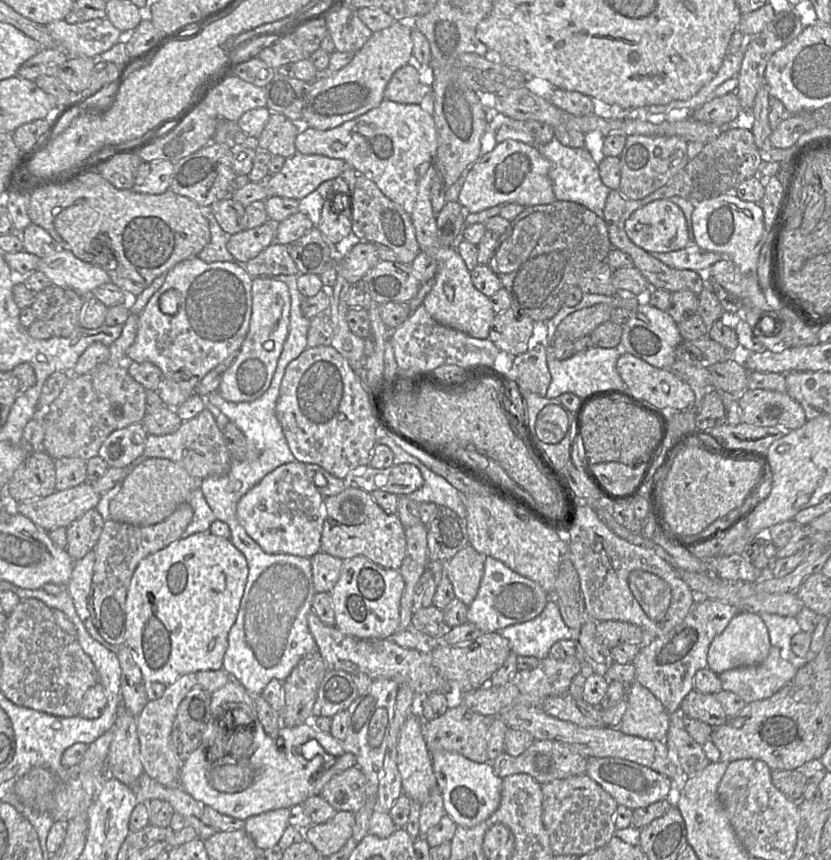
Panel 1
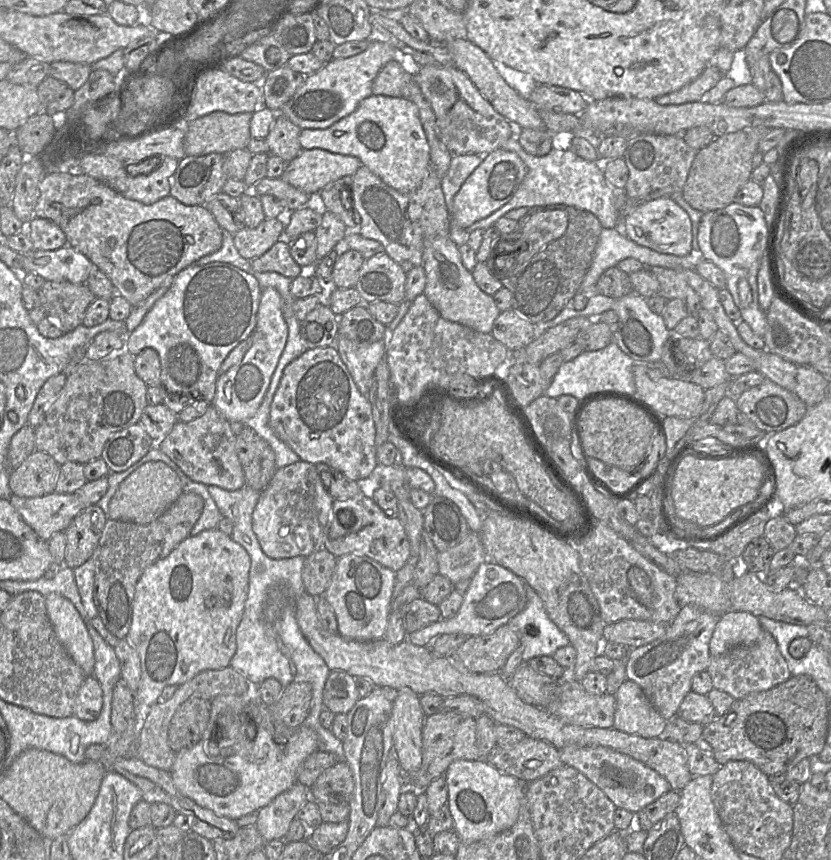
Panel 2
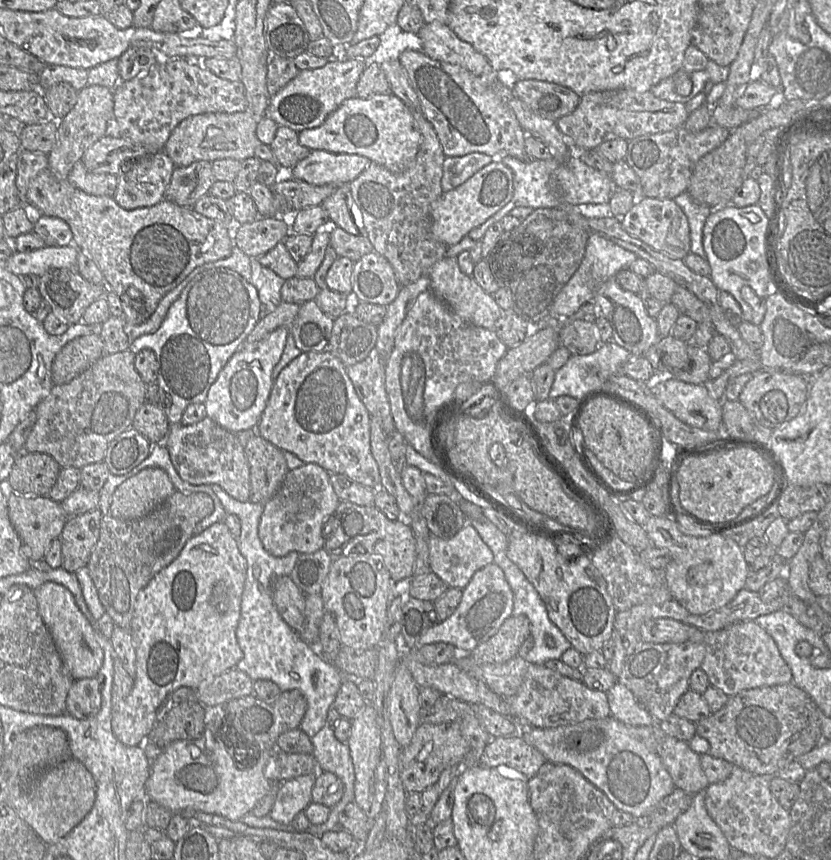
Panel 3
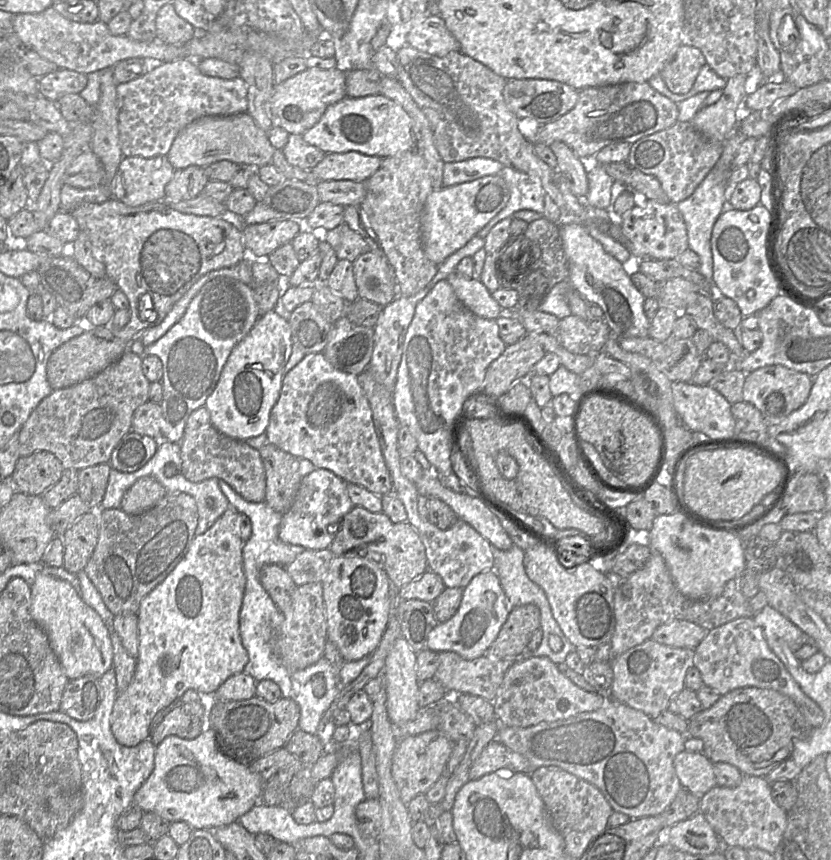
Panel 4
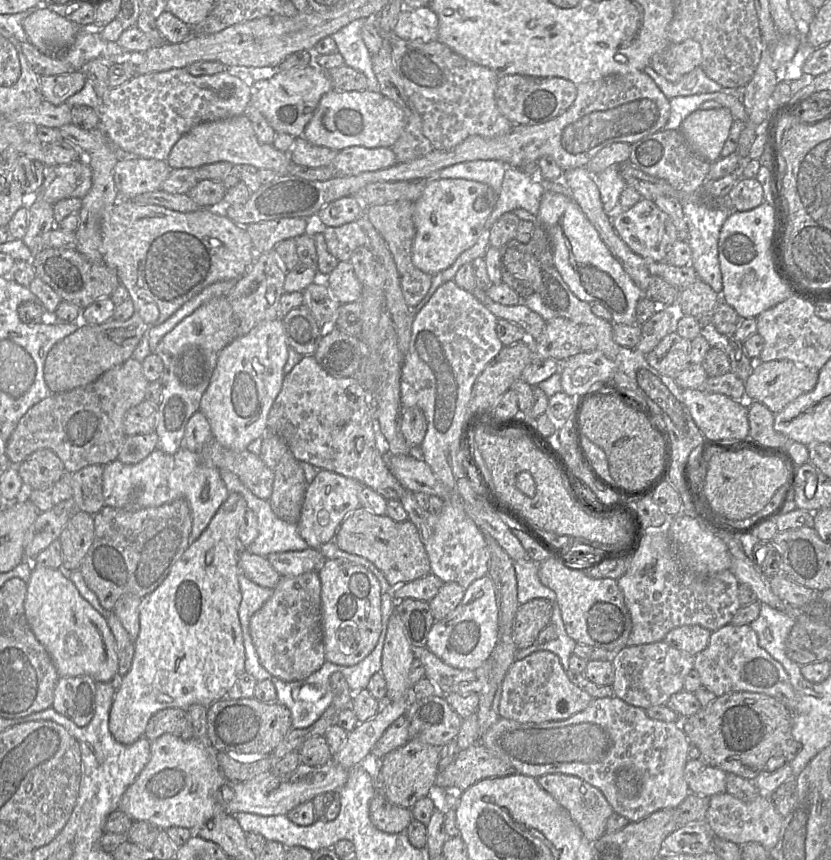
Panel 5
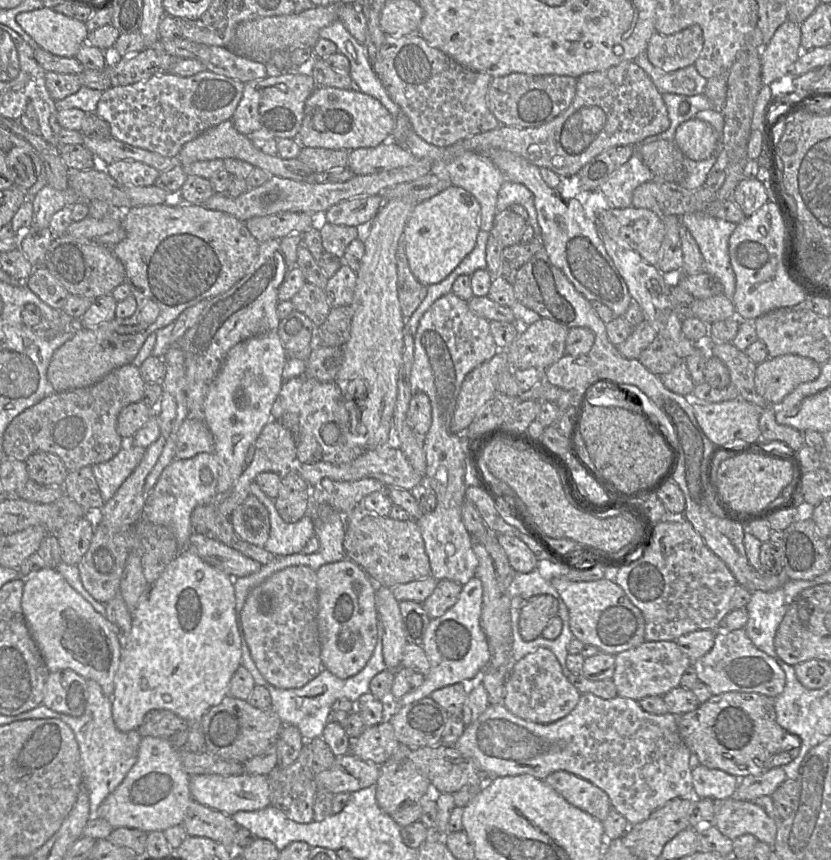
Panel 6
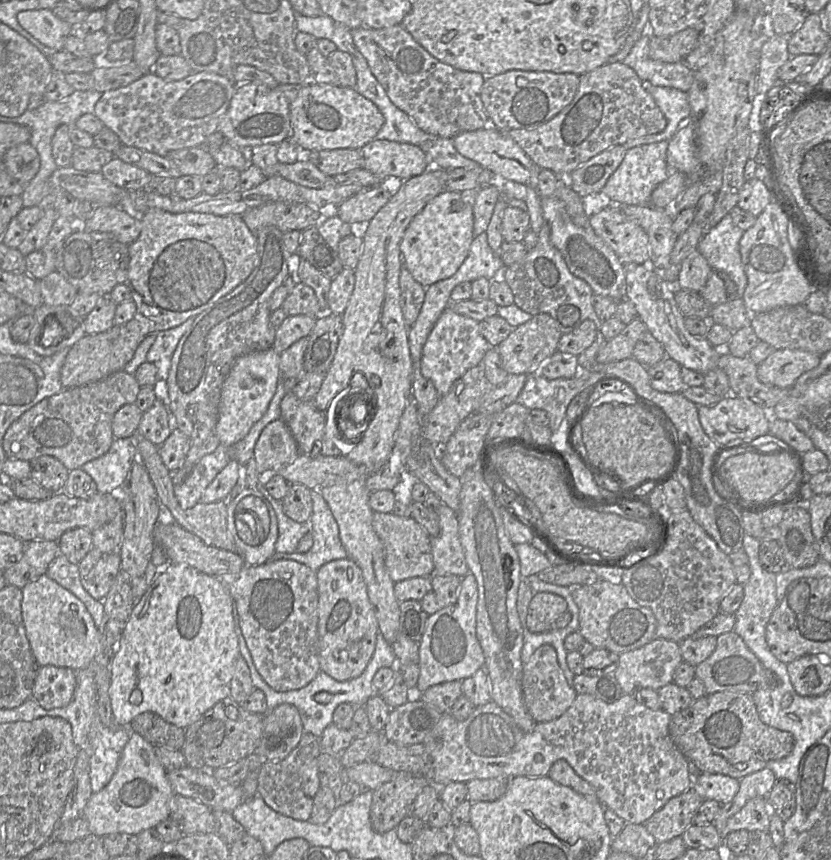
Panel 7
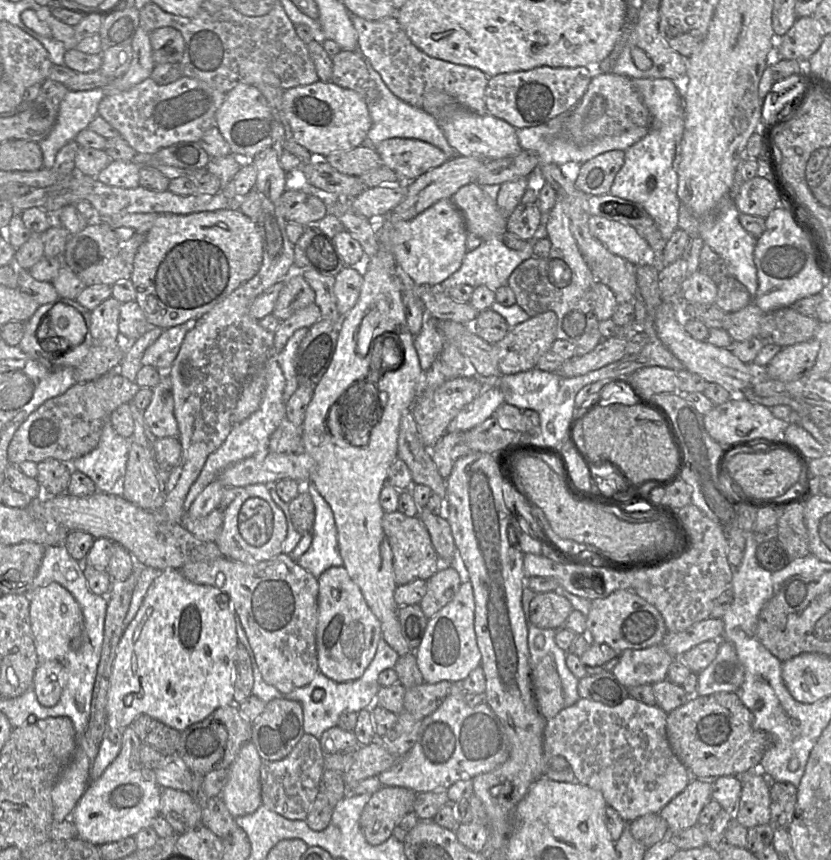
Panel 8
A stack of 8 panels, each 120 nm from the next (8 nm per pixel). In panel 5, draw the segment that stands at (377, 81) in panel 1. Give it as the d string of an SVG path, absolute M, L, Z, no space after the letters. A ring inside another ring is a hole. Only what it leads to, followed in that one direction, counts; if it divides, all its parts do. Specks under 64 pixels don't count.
M318 65L279 72L269 79L251 78L249 105L255 107L277 133L287 133L294 138L303 136L322 96L331 91L327 72Z

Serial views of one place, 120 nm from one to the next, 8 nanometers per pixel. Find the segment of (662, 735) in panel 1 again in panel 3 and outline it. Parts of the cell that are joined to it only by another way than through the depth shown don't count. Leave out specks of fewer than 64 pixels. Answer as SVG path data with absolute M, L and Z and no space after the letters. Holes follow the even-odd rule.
M616 682L607 692L608 704L610 707L611 716L624 724L631 726L650 726L656 725L656 722L651 714L640 705L632 692L619 682Z

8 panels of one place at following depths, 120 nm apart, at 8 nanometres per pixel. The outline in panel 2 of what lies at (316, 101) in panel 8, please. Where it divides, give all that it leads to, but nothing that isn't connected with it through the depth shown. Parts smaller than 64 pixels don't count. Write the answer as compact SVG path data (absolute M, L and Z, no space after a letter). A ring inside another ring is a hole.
M371 95L360 102L356 110L326 129L302 129L299 135L305 150L323 149L331 153L358 158L363 166L399 193L414 192L430 171L430 146L419 117L417 105L403 97Z

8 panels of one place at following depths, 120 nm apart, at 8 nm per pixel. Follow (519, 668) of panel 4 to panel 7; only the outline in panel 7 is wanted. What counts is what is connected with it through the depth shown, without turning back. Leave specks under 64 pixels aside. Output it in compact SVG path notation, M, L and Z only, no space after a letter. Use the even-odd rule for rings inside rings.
M551 645L538 647L522 668L522 696L525 707L536 723L560 717L574 702L578 693L571 686L558 663L557 653Z

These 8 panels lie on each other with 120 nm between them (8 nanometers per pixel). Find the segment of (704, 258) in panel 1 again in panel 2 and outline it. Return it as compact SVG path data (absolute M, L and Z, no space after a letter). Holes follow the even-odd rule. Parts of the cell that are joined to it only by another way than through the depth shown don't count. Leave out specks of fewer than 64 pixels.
M621 219L620 224L615 228L603 228L599 241L597 243L593 260L590 268L588 269L581 286L579 288L579 292L586 295L589 299L596 292L596 284L600 276L609 268L617 266L621 260L626 258L635 258L640 261L645 267L665 267L674 270L681 269L695 269L697 264L703 260L701 251L691 251L688 255L685 256L676 256L671 254L664 254L654 251L648 247L639 245L634 241L627 238L621 230Z

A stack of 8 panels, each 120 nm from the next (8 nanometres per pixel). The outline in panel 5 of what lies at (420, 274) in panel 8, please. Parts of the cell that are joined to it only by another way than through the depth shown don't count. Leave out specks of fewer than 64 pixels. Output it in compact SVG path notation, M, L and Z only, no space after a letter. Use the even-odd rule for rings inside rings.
M465 179L429 180L421 197L414 202L414 266L431 276L449 268L461 253L477 242L495 209L497 199L498 194L481 182Z

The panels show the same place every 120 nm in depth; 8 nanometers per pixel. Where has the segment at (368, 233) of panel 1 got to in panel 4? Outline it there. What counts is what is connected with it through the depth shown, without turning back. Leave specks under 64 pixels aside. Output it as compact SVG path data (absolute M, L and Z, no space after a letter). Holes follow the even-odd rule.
M383 76L380 83L380 94L403 107L412 119L413 146L403 154L383 158L379 169L364 181L366 196L360 208L367 215L370 225L376 233L389 265L395 272L398 282L398 294L410 297L425 288L438 272L438 265L431 262L424 253L421 236L421 217L427 197L441 189L444 161L434 144L431 124L423 111L402 86L397 78Z

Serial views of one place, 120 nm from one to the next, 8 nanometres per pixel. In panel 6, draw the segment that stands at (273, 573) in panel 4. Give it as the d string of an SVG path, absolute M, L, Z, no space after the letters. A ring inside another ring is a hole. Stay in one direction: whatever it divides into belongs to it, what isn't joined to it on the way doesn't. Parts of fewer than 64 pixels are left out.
M192 533L189 540L189 550L194 551L203 561L214 568L224 572L232 578L245 577L258 572L261 564L239 551L209 537L201 534Z

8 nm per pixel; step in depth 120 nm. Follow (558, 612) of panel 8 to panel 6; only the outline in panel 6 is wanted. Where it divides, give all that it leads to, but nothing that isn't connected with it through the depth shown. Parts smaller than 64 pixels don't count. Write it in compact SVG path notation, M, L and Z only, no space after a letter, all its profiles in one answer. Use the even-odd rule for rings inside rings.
M539 594L522 601L519 631L524 641L542 636L549 622L558 616L558 600L549 594Z

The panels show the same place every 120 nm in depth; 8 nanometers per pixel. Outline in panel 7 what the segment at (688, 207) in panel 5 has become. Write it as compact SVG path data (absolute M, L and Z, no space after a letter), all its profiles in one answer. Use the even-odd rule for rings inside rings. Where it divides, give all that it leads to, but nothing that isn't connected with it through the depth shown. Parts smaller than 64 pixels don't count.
M728 214L702 236L697 247L714 271L726 273L735 283L738 298L743 298L748 282L739 248L743 233Z

